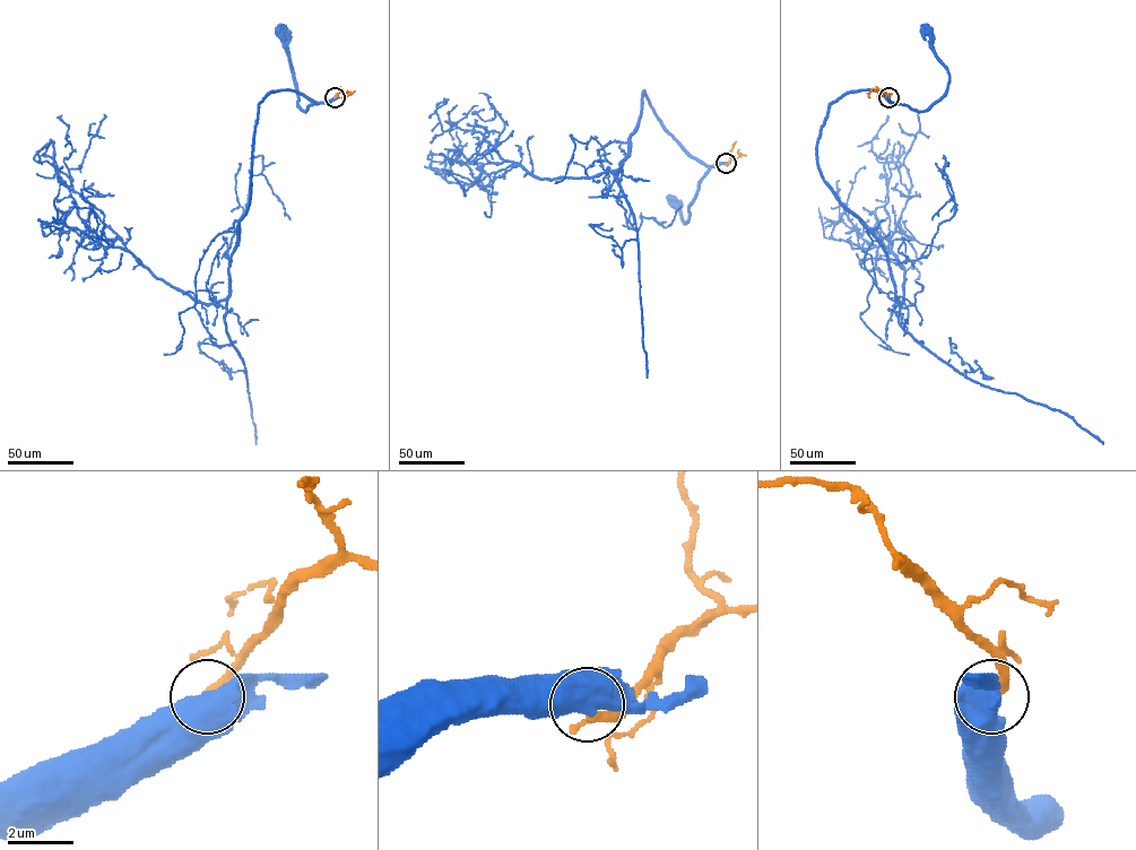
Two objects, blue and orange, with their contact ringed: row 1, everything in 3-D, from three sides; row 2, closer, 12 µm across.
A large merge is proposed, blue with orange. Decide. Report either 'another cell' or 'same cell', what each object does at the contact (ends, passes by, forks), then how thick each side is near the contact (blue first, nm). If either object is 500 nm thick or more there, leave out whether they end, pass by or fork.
another cell; calibres 600 and 280 nm

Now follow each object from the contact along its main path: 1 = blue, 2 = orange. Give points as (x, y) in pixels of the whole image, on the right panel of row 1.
1: (889, 97), (838, 98), (816, 152), (884, 251), (900, 303), (885, 205), (890, 168), (916, 137), (899, 123)
2: (889, 97), (878, 88), (873, 88), (869, 97)

